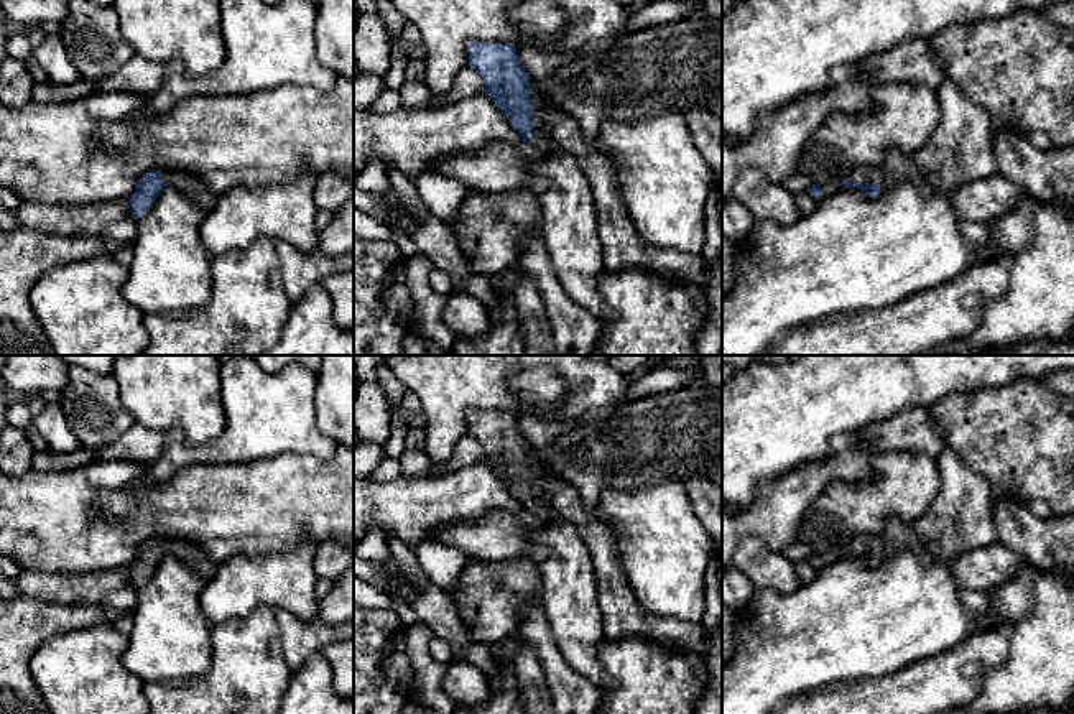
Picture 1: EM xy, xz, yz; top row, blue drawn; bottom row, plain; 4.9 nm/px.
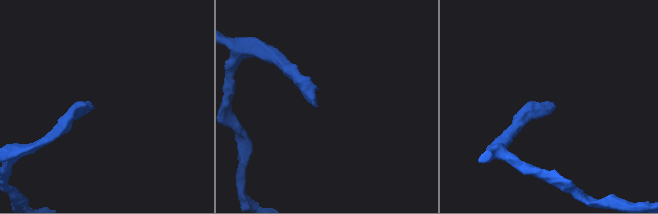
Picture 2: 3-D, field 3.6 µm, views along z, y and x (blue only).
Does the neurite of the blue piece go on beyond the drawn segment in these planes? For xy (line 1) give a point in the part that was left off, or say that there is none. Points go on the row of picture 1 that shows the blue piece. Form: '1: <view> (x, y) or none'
1: xy (189, 185)

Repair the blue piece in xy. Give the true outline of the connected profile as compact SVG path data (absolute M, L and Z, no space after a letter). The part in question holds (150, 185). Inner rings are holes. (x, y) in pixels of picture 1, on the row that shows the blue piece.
M153 169L140 178L137 191L128 197L132 217L138 220L145 212L148 212L166 186L171 186L194 199L206 212L211 212L219 201L219 196L212 194L196 174L179 169Z

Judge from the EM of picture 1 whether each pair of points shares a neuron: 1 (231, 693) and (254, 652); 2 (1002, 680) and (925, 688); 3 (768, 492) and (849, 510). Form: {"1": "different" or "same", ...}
{"1": "same", "2": "different", "3": "different"}

